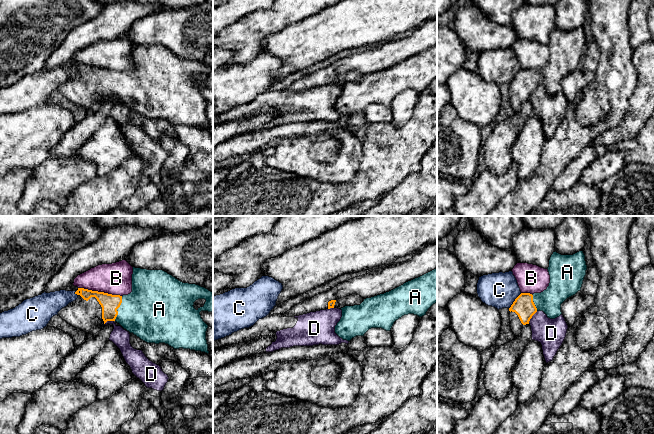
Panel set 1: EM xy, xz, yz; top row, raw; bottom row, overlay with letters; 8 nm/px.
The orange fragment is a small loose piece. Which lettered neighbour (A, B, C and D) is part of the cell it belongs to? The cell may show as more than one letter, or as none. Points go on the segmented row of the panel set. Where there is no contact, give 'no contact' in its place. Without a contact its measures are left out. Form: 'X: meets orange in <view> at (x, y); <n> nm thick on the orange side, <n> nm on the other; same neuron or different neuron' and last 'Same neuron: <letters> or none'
A: meets orange in xy at (118, 307); 150 nm thick on the orange side, 420 nm on the other; same neuron
B: meets orange in xy at (100, 292); 150 nm thick on the orange side, 260 nm on the other; different neuron
C: meets orange in yz at (514, 301); 170 nm thick on the orange side, 280 nm on the other; different neuron
D: meets orange in yz at (531, 317); 170 nm thick on the orange side, 220 nm on the other; different neuron
Same neuron: A

